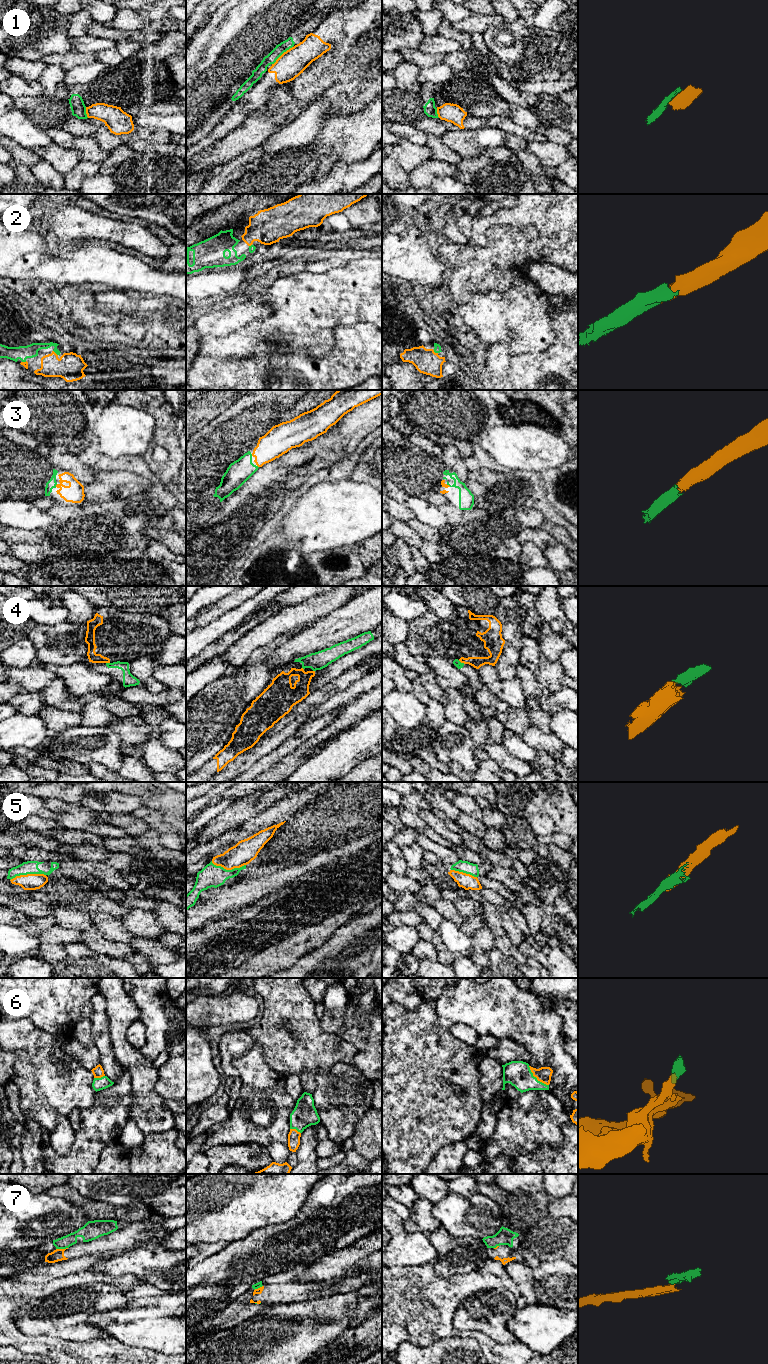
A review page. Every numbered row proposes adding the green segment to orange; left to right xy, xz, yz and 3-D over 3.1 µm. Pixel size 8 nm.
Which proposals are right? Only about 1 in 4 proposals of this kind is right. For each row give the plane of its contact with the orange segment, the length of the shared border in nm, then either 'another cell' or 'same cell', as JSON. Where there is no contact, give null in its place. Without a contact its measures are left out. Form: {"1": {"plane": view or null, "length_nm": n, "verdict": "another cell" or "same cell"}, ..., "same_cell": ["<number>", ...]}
{"1": {"plane": "xz", "length_nm": 220, "verdict": "another cell"}, "2": {"plane": "yz", "length_nm": 50, "verdict": "same cell"}, "3": {"plane": "xy", "length_nm": 30, "verdict": "same cell"}, "4": {"plane": "yz", "length_nm": 60, "verdict": "another cell"}, "5": {"plane": "xy", "length_nm": 300, "verdict": "another cell"}, "6": {"plane": "yz", "length_nm": 220, "verdict": "same cell"}, "7": {"plane": "xy", "length_nm": 100, "verdict": "another cell"}, "same_cell": ["2", "3", "6"]}

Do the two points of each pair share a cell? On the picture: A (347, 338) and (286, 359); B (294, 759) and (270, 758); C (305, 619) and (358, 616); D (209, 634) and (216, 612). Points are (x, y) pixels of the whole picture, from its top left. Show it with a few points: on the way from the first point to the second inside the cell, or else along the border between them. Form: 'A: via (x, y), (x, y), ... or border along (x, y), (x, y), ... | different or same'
A: via (336, 355), (321, 370), (308, 370), (303, 365) | same
B: border along (302, 744), (266, 771) | different
C: border along (341, 605), (301, 631) | different
D: border along (233, 607), (206, 625), (196, 628) | different

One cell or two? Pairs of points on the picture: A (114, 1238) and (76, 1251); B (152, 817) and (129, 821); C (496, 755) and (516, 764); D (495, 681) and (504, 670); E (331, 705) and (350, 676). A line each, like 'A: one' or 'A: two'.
A: one
B: two
C: one
D: two
E: two

